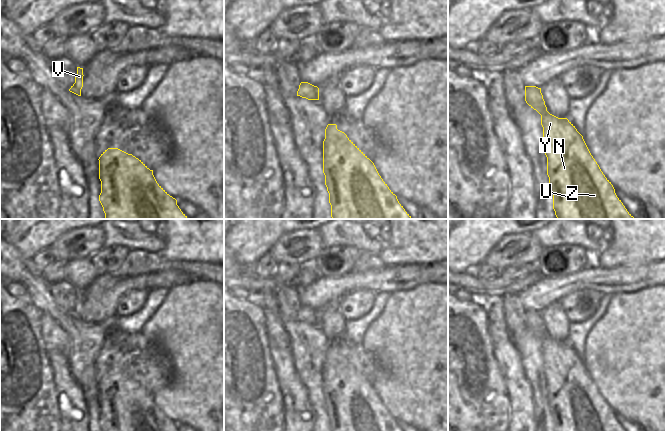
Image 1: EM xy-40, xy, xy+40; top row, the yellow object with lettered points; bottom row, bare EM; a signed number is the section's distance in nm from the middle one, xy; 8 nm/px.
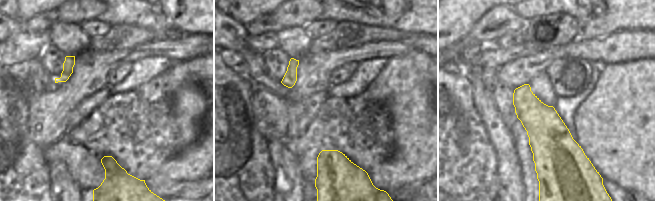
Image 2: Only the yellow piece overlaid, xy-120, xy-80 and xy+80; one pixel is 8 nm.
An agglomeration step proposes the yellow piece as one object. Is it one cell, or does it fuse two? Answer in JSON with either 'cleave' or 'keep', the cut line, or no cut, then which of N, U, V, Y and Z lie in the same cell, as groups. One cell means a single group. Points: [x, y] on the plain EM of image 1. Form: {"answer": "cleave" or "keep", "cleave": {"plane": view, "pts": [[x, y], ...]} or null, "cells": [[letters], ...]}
{"answer": "keep", "cleave": null, "cells": [["N", "U", "V", "Y", "Z"]]}

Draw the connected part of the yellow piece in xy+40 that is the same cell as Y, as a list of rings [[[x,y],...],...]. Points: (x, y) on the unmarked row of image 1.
[[[525,310],[525,325],[541,339],[553,431],[625,431],[575,350],[547,335],[541,312]]]

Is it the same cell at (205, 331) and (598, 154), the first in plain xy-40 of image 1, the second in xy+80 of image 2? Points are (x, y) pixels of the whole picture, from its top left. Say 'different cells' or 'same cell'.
same cell

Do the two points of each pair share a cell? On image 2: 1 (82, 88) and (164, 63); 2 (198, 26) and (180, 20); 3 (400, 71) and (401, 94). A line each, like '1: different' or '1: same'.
1: different
2: same
3: same

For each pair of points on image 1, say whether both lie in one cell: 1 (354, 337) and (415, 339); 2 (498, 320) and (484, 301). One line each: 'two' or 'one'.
1: two
2: one

